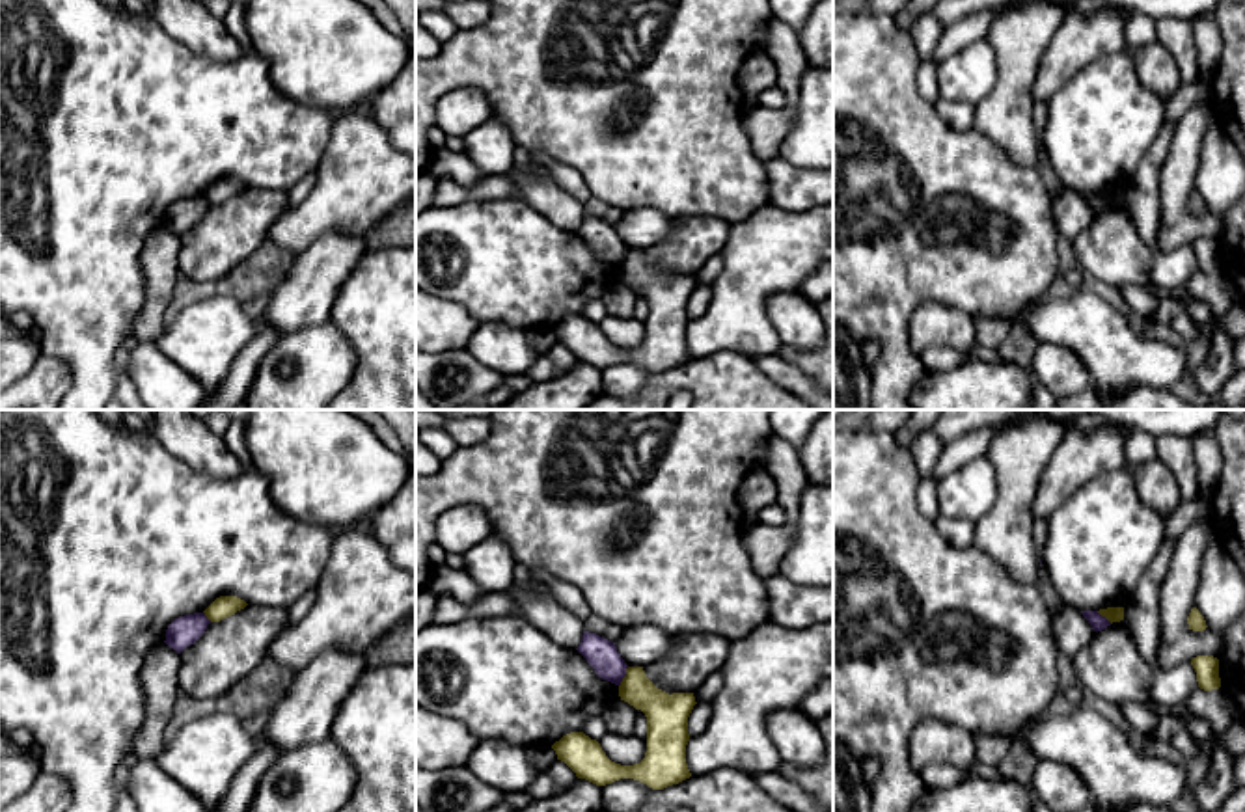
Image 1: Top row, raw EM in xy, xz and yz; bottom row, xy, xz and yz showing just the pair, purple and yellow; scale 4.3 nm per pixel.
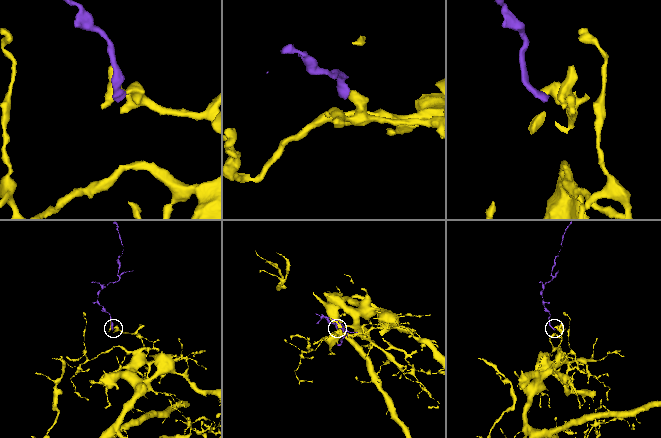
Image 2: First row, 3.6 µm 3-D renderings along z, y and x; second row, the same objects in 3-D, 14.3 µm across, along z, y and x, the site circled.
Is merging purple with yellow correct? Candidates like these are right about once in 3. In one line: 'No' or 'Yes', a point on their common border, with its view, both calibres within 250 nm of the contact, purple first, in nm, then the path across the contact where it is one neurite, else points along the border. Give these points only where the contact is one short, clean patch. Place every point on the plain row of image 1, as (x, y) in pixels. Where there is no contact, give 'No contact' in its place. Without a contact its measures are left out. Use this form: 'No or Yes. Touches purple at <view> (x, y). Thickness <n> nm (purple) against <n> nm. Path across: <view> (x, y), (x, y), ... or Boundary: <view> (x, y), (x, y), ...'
No. Touches purple at xz (625, 257). Thickness 140 nm (purple) against 180 nm. Boundary: xz (629, 250), (619, 269)

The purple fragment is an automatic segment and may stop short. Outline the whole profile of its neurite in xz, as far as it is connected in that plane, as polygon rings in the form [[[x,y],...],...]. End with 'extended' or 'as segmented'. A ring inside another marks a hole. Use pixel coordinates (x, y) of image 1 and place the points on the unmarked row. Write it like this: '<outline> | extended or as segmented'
[[[583,214],[581,225],[576,233],[587,242],[602,263],[621,268],[628,248],[617,235],[615,225],[596,216]]] | as segmented

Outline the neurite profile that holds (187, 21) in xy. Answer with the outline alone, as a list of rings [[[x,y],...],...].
[[[153,0],[149,13],[170,37],[198,56],[231,61],[248,52],[222,19],[211,15],[198,0]]]

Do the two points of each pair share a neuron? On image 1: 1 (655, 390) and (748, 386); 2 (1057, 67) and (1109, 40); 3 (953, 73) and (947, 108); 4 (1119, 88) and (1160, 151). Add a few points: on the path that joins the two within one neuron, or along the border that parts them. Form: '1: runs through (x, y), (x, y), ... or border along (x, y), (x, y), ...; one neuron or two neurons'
1: runs through (677, 382), (718, 382), (725, 386); one neuron
2: runs through (1070, 54), (1085, 40), (1096, 40); one neuron
3: border along (938, 95), (973, 107); two neurons
4: border along (1163, 125), (1130, 179); two neurons

